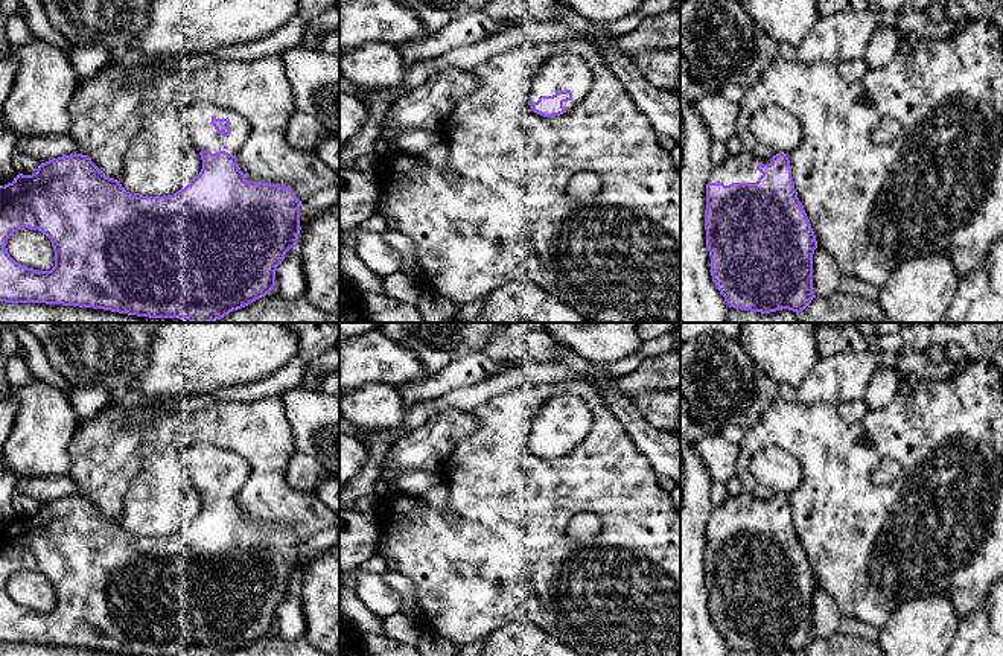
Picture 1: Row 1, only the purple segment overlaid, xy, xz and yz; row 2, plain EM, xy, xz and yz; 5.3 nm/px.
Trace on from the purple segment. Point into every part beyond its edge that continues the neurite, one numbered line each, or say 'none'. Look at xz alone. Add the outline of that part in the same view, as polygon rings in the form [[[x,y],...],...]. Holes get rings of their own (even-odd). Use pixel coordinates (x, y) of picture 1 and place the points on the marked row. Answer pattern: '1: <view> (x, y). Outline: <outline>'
1: xz (565, 72). Outline: [[[565,53],[551,56],[534,76],[530,102],[537,102],[540,96],[552,96],[557,91],[571,90],[572,99],[563,102],[566,111],[578,103],[592,87],[592,73],[586,61],[580,56]]]

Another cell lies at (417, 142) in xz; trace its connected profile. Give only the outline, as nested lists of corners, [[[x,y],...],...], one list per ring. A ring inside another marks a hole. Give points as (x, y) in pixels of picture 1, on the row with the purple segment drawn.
[[[414,129],[406,132],[385,132],[384,137],[390,139],[400,152],[426,155],[428,149],[438,143],[444,135],[441,131],[428,132],[423,129]]]

